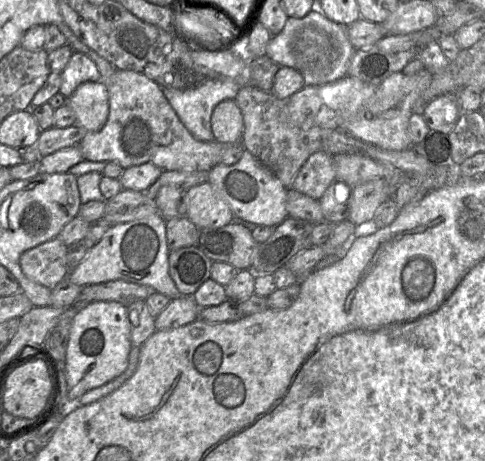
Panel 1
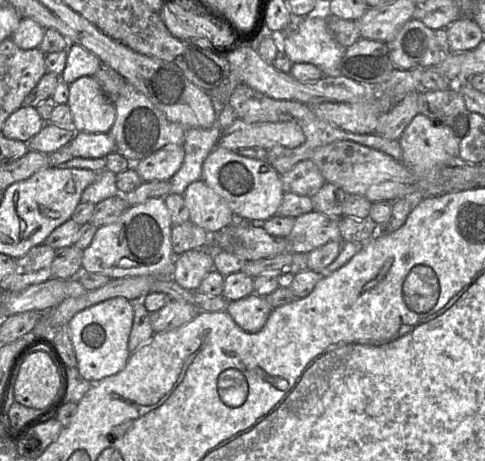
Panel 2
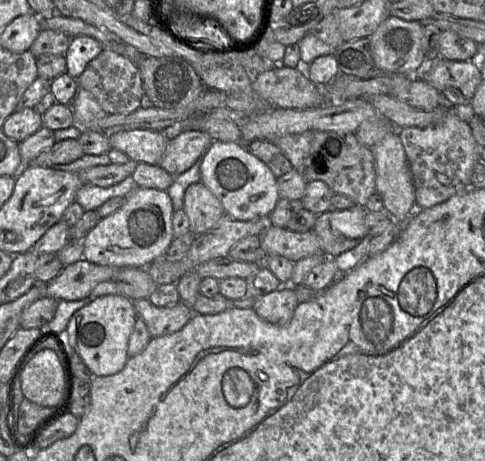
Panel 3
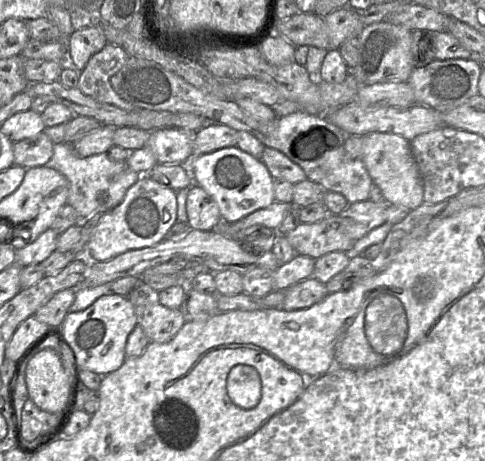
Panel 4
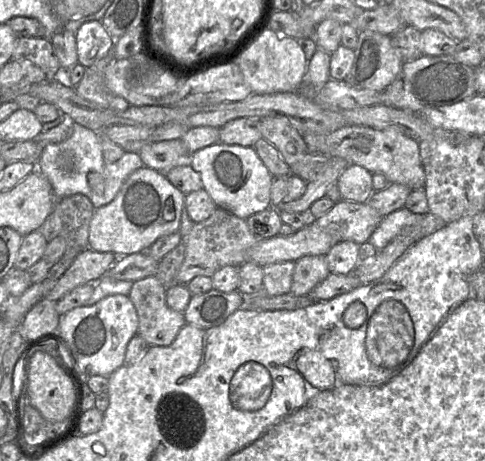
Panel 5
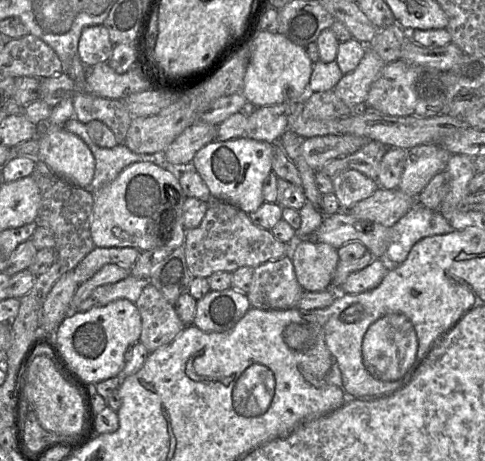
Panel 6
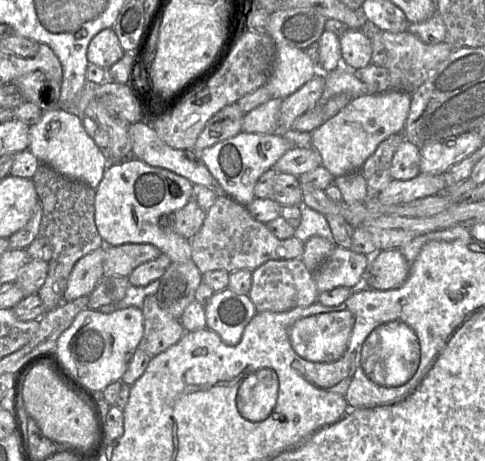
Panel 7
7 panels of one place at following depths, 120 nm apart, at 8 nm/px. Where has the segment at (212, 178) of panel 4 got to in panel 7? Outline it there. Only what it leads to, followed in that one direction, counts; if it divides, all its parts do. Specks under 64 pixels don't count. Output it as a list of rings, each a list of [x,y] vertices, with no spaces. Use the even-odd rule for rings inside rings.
[[[240,132],[199,153],[199,158],[217,180],[225,195],[248,206],[254,199],[254,187],[260,176],[274,167],[276,162],[294,146],[281,133],[256,134]]]

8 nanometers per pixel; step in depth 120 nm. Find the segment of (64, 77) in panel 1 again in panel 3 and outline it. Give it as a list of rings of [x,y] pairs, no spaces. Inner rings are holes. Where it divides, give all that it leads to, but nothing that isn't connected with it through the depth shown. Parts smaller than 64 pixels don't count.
[[[86,35],[74,36],[65,53],[66,72],[78,79],[88,63],[97,57],[104,49],[103,44],[95,38]]]

